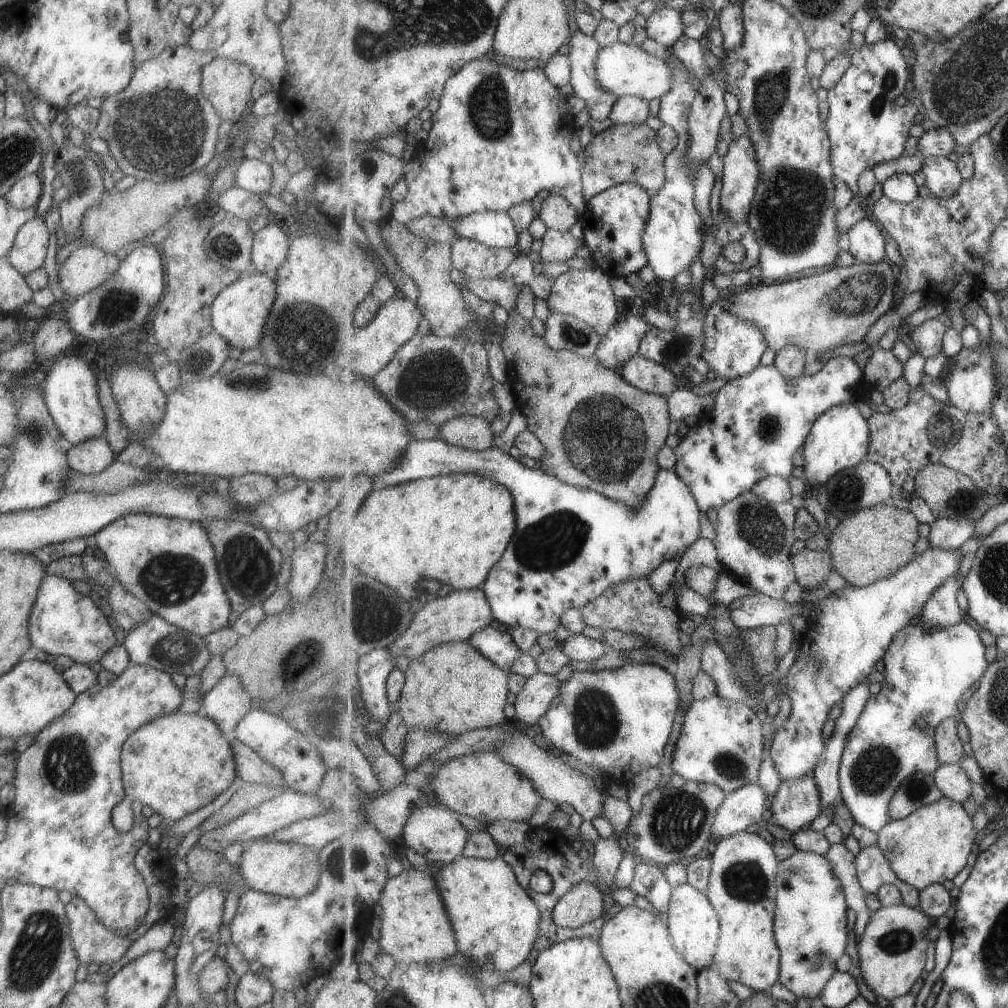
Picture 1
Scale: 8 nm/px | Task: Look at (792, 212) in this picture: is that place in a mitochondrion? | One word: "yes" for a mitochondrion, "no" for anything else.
yes

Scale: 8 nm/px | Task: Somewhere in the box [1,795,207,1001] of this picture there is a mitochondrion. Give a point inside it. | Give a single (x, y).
(34, 957)

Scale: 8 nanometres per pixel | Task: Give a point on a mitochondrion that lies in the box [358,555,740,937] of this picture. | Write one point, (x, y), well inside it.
(674, 820)

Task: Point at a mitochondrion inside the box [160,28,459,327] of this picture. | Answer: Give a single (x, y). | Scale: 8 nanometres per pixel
(225, 249)

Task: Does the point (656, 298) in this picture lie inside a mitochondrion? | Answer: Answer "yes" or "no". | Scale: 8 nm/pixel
no

